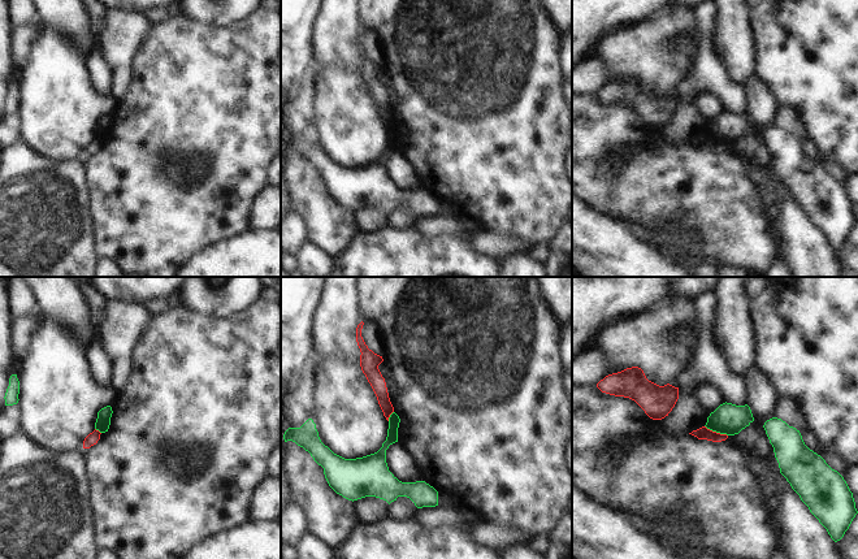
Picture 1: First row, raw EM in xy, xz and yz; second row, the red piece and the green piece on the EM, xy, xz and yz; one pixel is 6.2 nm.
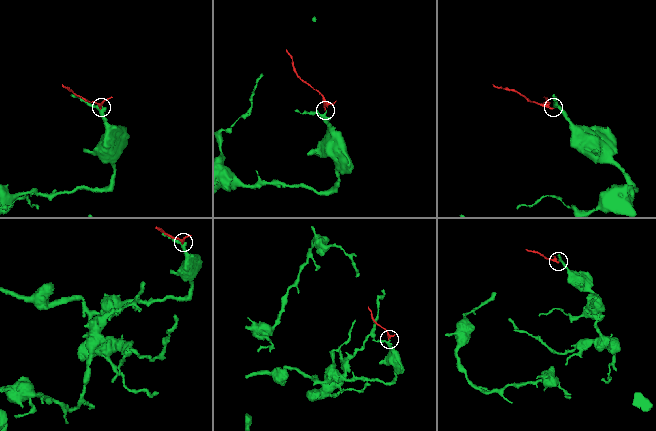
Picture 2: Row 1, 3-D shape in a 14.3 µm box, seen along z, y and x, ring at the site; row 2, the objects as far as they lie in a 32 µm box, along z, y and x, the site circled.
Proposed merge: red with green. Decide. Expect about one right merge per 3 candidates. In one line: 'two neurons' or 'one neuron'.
two neurons

